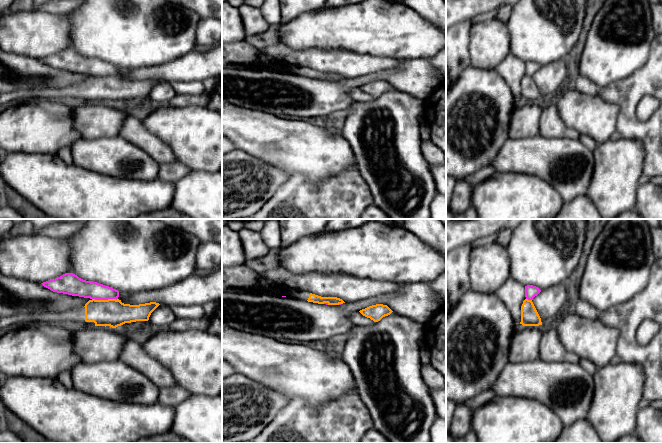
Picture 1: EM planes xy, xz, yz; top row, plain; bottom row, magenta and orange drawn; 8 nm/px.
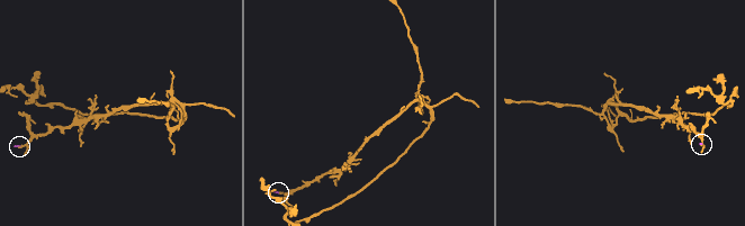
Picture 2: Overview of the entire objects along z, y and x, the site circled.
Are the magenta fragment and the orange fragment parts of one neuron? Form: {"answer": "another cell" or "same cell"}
{"answer": "another cell"}

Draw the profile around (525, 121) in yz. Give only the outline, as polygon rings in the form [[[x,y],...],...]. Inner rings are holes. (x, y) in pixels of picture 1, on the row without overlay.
[[[521,102],[513,109],[509,138],[520,139],[540,135],[541,102]]]

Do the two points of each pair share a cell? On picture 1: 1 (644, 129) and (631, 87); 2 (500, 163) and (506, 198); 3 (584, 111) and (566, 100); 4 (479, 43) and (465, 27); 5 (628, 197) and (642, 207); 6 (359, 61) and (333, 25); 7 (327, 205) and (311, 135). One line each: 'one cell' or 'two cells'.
1: one cell
2: two cells
3: one cell
4: two cells
5: two cells
6: two cells
7: two cells

